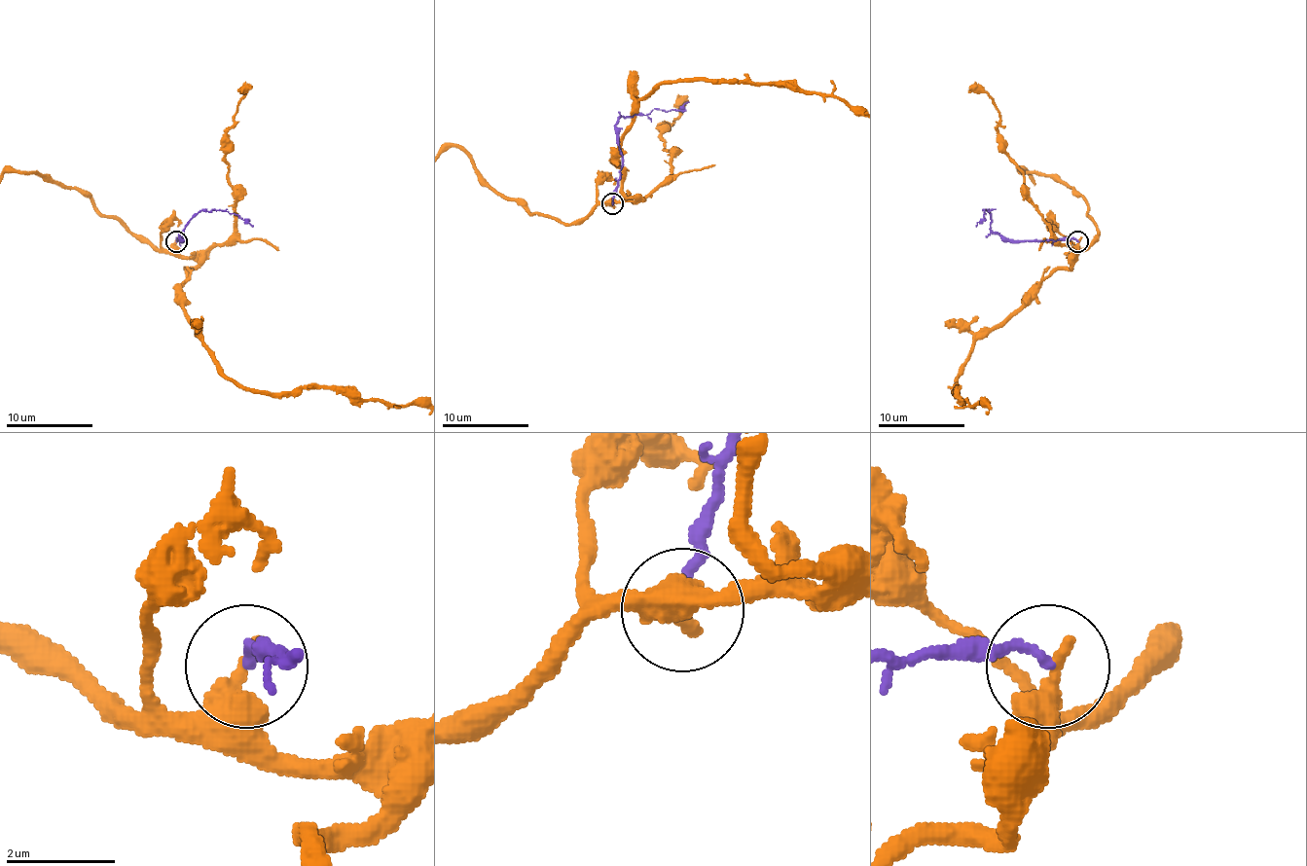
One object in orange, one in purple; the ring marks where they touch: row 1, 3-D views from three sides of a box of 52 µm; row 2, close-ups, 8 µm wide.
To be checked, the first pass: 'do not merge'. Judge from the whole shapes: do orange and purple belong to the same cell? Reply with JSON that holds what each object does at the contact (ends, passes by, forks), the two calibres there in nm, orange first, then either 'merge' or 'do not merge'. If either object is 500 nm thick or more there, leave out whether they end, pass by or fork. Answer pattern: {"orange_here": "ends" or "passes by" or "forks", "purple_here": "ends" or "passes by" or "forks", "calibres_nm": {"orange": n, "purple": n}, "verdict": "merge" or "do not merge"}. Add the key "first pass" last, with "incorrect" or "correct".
{"orange_here": "ends", "purple_here": "ends", "calibres_nm": {"orange": 440, "purple": 180}, "verdict": "do not merge", "first pass": "correct"}

